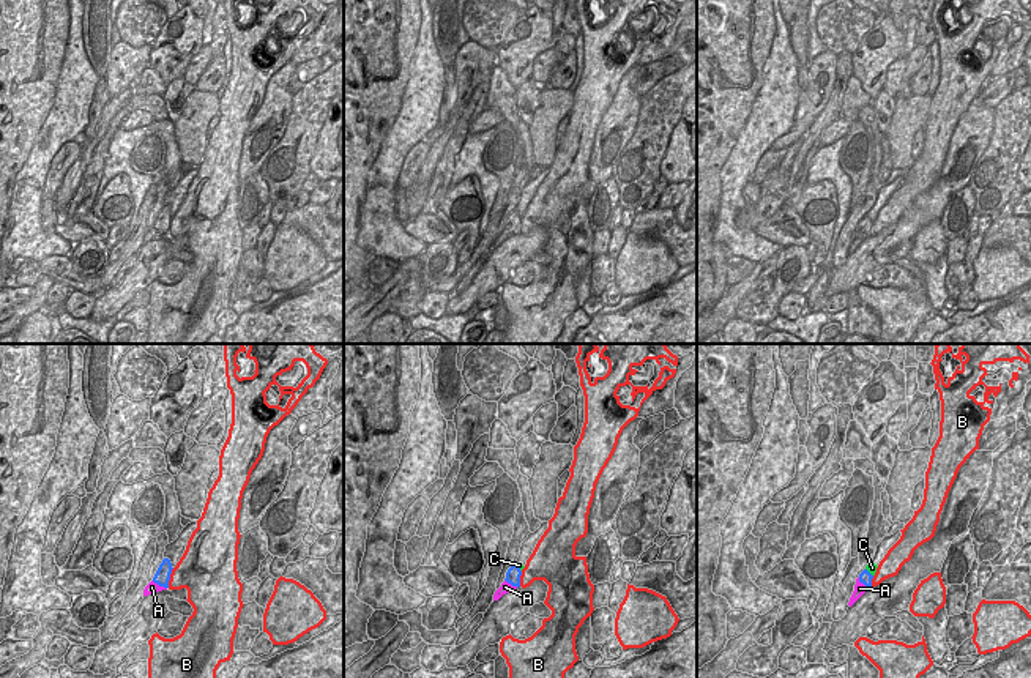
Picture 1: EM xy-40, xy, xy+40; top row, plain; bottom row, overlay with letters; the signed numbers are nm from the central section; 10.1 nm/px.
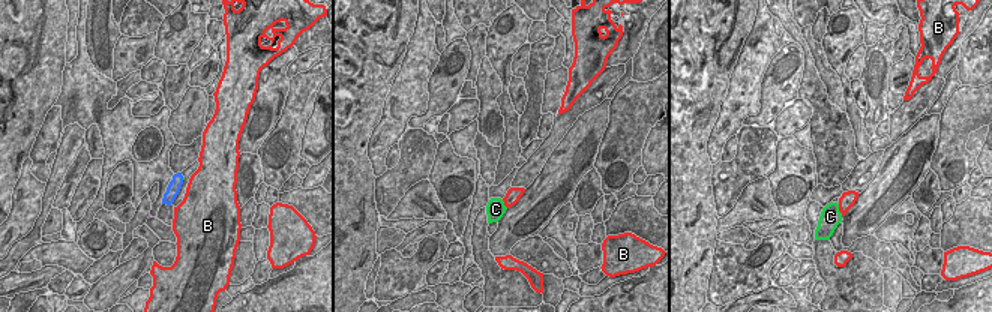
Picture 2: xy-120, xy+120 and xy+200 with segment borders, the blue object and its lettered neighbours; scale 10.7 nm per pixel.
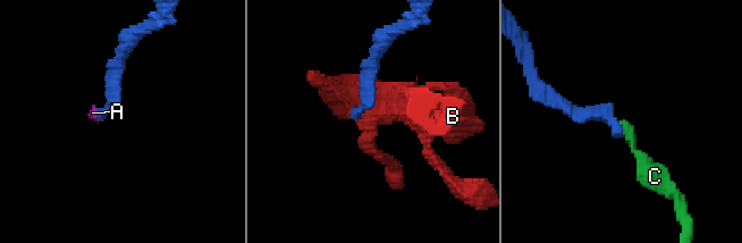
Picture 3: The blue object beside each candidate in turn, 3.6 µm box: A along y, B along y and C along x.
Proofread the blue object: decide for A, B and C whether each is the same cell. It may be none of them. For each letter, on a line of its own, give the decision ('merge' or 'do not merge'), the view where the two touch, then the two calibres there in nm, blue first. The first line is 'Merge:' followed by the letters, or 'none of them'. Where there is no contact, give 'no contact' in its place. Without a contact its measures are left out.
Merge: C
A: do not merge; meets blue in xy-40; 160 nm thick on the blue side, 120 nm on the other
B: do not merge; meets blue in xy-40; 160 nm thick on the blue side, 360 nm on the other
C: merge; meets blue in xy+40; 130 nm thick on the blue side, 100 nm on the other

